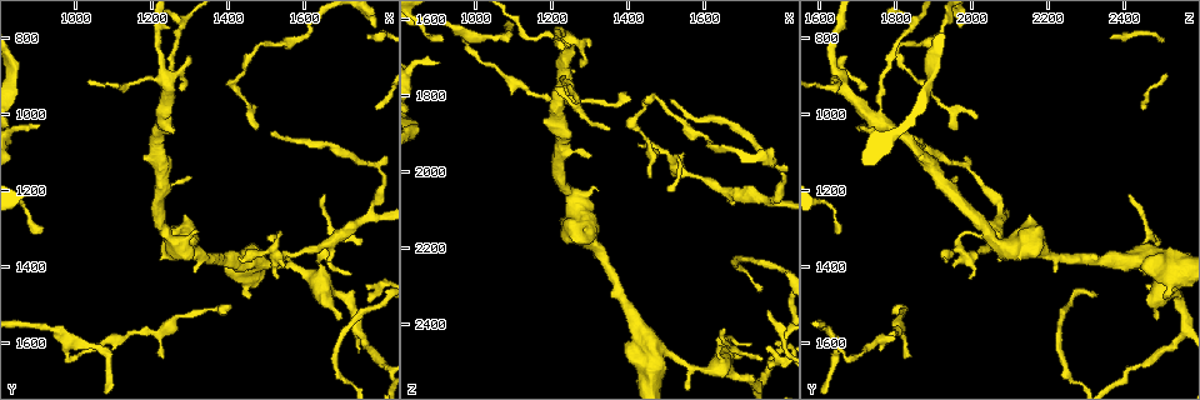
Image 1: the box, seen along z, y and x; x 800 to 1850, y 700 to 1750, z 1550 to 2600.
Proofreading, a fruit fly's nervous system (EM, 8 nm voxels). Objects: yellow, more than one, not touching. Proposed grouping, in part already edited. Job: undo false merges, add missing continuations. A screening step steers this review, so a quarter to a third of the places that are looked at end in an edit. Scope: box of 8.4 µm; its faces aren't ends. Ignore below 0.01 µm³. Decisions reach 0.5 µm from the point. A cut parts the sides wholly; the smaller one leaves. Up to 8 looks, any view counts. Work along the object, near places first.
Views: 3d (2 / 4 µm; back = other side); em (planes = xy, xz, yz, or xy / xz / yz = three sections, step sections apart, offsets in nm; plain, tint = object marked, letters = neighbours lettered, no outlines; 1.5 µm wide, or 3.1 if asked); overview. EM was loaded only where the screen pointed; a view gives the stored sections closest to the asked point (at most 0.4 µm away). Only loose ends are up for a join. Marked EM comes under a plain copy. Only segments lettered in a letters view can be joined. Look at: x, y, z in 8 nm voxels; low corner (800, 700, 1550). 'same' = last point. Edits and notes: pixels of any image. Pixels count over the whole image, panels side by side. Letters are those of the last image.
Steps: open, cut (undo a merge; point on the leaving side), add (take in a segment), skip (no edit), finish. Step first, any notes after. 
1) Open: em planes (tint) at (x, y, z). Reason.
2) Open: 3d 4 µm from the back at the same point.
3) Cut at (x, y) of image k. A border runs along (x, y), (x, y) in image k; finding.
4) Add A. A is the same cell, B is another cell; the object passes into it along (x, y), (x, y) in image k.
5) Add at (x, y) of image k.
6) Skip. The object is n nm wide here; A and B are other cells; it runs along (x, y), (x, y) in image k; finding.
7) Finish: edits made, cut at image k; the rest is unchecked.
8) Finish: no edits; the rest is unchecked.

Open: em planes (tint) at (1700, 1535, 2490).

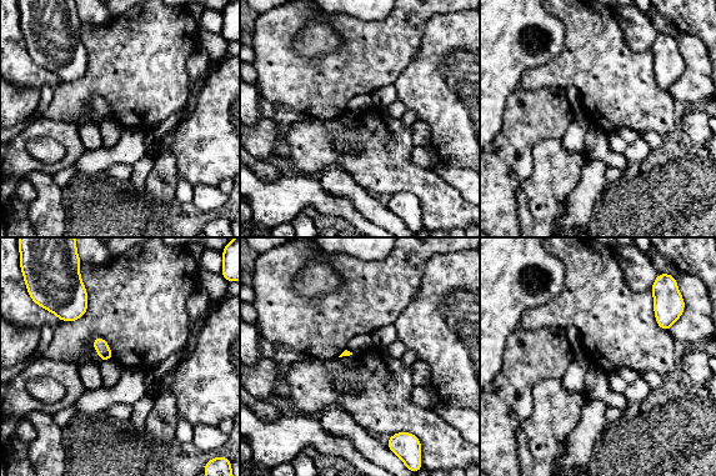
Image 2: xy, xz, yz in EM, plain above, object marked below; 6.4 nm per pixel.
Open: em planes (letters) at the same point. See the neighbours.

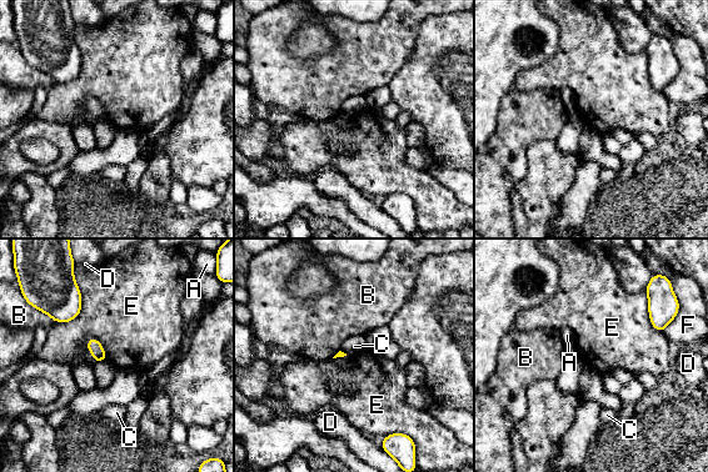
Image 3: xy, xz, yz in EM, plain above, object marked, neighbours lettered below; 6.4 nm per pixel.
Skip. The longest contact is with E, 300 nm; A, B, C, D, E and F are other cells; a border runs along (76, 281), (80, 312), (55, 322) in image 3; no lettered segment goes on from it.

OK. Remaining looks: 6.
Open: em planes (letters) at (1305, 1530, 1810). Narrows sharply.

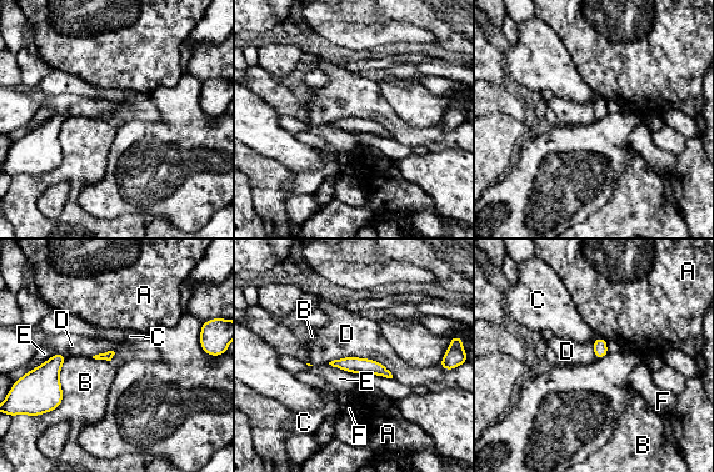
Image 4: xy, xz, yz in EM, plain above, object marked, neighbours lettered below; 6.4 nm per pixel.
Skip. The longest contact is with D, 440 nm; A, B, C, D, E and F are other cells; it runs along (335, 363), (368, 365), (387, 373) in image 4; continuous, no second neuron.

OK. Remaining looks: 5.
Open: 3d 2 µm from the back at (980, 1590, 1645). Three arms meet.

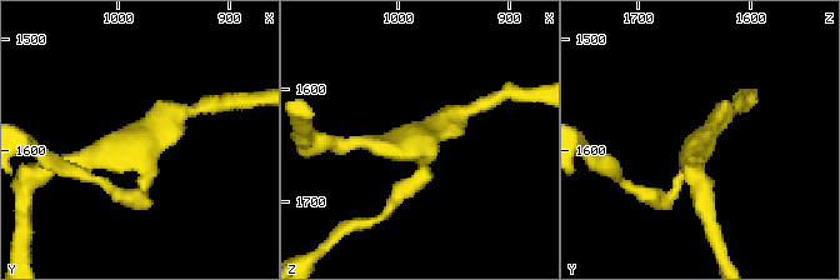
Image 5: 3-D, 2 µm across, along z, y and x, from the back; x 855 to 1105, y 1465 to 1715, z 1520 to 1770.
Open: em yz step 4 (tint) at (984, 1592, 1640). 3 arms meet here.

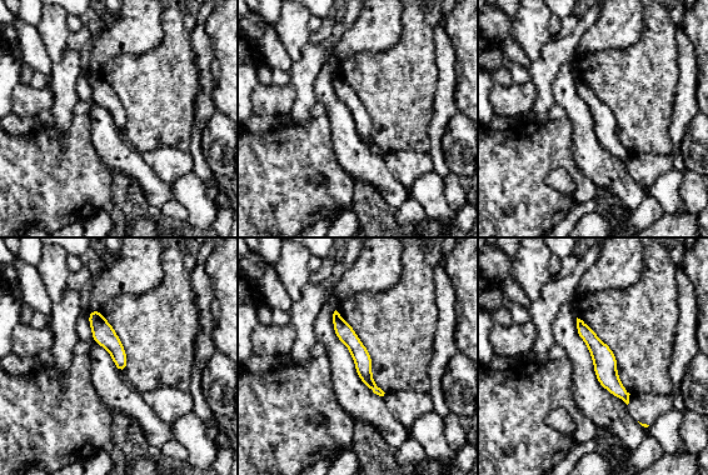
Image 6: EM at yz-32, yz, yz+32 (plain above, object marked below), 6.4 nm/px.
Open: em planes (letters) at the same point.

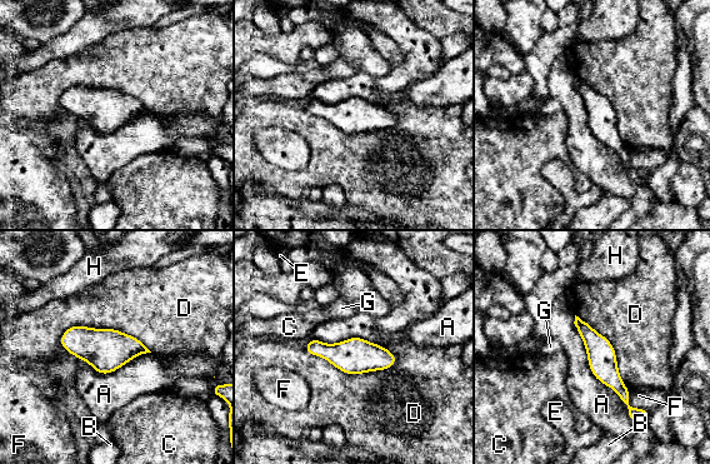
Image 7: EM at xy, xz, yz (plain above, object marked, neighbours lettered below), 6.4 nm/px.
Skip. The object is 180 nm wide here; the longest contact is with A, 800 nm; A, B, C, D, E, F, G and H are other cells; all the same neuron.

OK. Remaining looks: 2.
Finish: no edits; the rest is unchecked.

